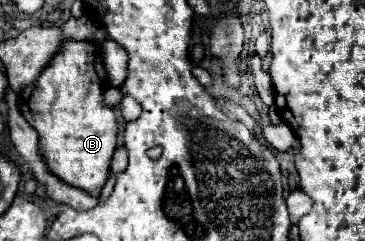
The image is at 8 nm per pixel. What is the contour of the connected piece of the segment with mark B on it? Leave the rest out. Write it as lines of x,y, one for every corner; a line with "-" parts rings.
67,38
39,78
19,92
21,114
39,134
39,150
49,172
91,194
99,194
107,182
111,156
117,148
117,114
103,100
107,86
101,44

